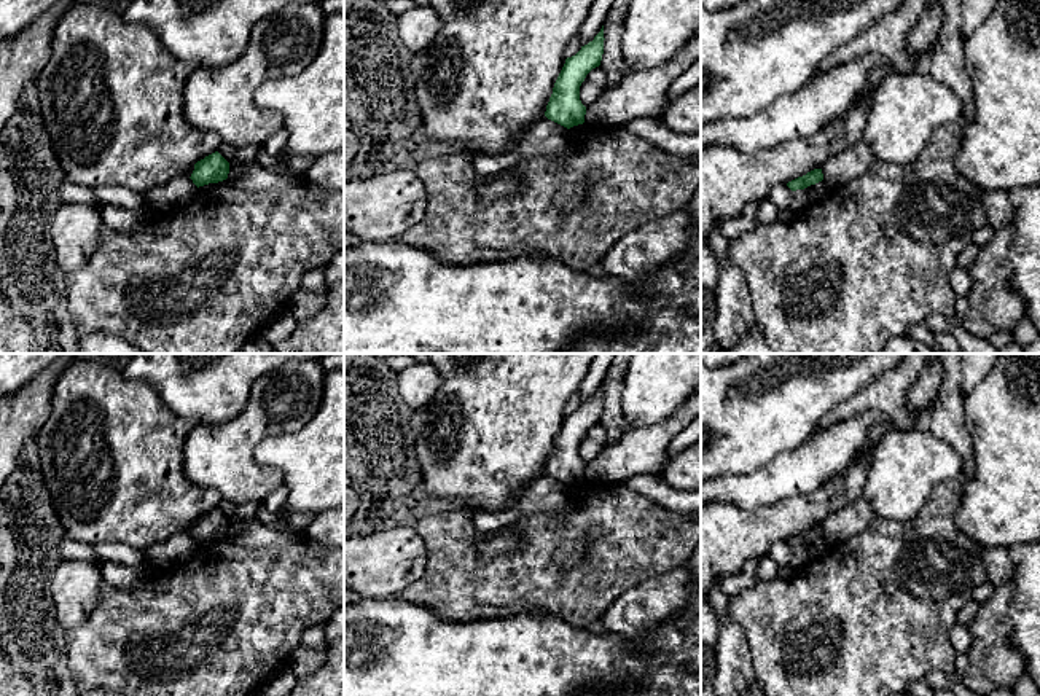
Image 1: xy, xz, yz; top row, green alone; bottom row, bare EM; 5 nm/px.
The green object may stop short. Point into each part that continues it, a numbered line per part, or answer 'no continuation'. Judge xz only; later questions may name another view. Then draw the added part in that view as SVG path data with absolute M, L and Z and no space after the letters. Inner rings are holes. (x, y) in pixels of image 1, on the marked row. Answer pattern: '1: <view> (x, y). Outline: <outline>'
no continuation

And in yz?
no continuation

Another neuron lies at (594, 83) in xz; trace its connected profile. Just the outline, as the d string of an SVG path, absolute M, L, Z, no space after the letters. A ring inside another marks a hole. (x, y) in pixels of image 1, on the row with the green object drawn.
M600 65L592 68L580 86L581 104L585 107L591 105L607 88L605 70Z

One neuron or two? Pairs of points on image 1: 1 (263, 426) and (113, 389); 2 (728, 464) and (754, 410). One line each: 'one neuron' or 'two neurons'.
1: two neurons
2: one neuron

